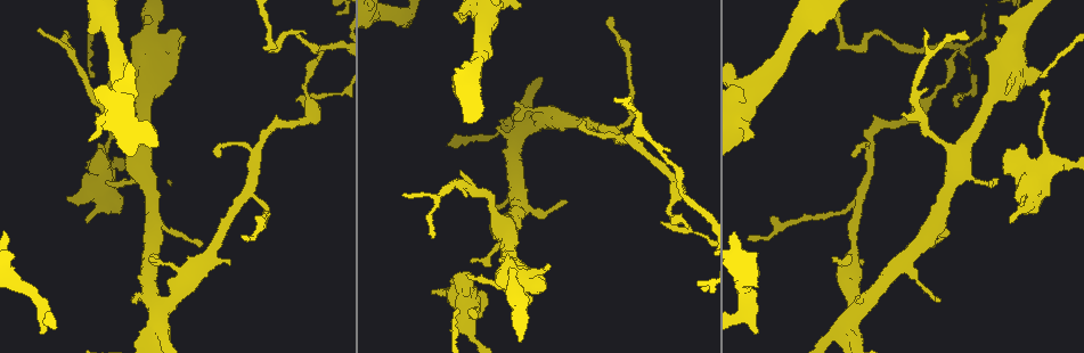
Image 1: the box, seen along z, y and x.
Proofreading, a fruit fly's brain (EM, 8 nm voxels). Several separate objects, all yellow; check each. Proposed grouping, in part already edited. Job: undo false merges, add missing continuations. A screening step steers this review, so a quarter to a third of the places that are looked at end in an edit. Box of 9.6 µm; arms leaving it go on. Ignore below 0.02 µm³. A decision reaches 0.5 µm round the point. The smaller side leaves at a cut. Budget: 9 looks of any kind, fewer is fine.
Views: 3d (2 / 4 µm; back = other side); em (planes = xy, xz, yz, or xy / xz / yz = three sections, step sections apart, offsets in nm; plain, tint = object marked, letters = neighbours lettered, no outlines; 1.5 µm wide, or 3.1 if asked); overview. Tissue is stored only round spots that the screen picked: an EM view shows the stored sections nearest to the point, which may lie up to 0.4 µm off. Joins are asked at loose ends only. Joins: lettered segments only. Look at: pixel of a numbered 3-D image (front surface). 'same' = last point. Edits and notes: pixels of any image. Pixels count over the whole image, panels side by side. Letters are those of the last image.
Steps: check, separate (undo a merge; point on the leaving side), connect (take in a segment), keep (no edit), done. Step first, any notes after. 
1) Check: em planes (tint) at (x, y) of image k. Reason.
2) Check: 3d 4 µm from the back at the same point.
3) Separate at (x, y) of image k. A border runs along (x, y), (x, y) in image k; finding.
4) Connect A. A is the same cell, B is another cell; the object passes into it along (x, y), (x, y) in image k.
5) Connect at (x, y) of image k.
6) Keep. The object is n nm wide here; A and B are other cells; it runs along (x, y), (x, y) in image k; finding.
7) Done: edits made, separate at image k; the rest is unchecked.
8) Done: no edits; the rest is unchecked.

Check: em planes (plain) at (967, 37) of image 1. Branch stops here.

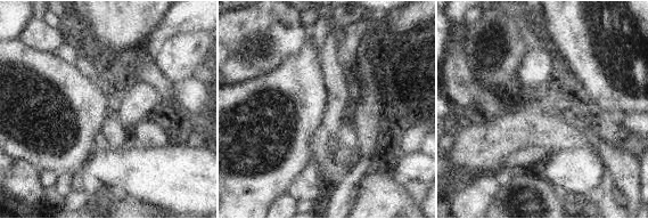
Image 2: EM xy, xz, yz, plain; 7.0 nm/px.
Check: em planes (letters) at the same point.

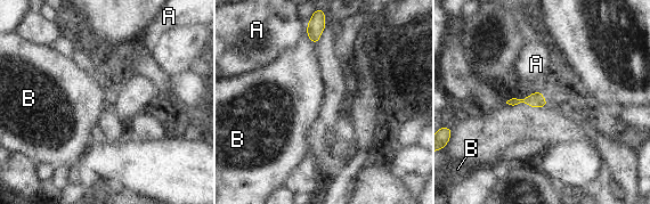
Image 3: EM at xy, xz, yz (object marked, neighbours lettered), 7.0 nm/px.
Keep. The object is 110 nm wide here; A and B are other cells; none of them fits.

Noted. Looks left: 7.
Check: 3d 4 µm at (1048, 91) of image 1. Tapers out.

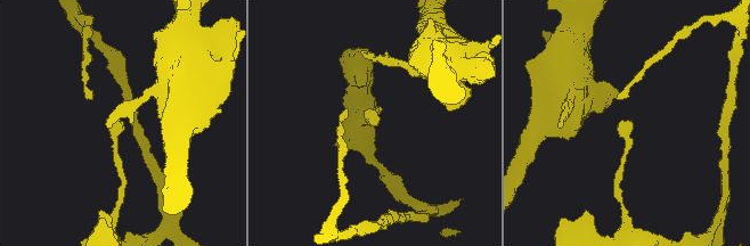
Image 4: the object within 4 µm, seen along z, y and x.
Check: em xy step 8 (letters) at (379, 119) of image 4.

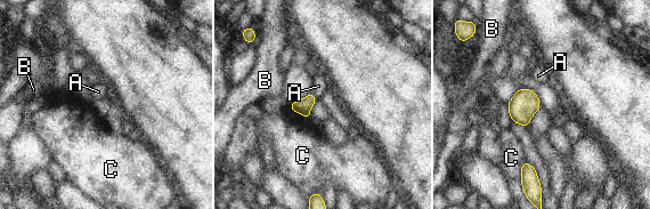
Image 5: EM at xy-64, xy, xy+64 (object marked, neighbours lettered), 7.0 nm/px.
Keep. A, B and C are other cells; a border runs along (518, 90), (508, 104) in image 5; none of them fits.

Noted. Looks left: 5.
Check: 3d 4 µm at (512, 268) of image 1. Free end.

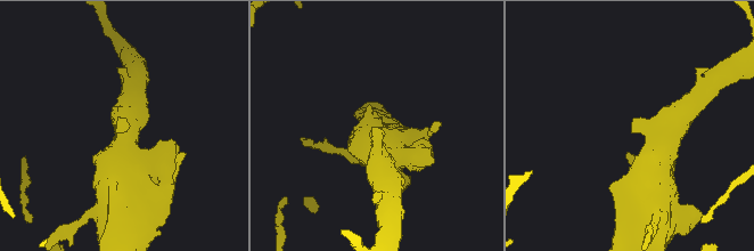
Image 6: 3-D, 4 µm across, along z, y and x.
Check: em xy step 8 (letters) at (636, 120) of image 6.

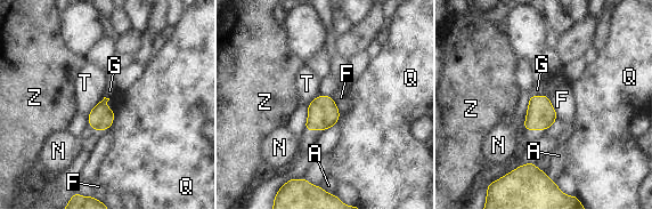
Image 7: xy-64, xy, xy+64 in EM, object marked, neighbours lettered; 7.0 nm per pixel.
Keep. A, F, G, N, Q, T and Z are other cells; a border runs along (531, 94), (546, 96) in image 7; no lettered segment goes on from it.

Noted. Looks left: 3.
Check: 3d 2 µm at (861, 263) of image 1. Thick end.

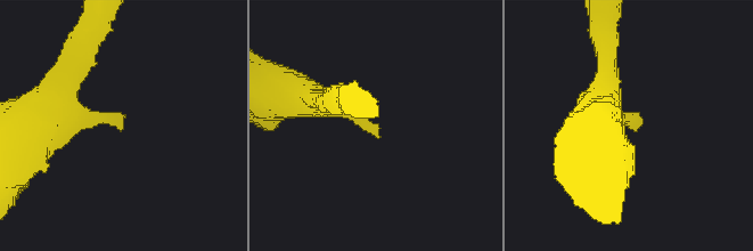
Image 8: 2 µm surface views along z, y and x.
Check: em planes (letters) at (120, 125) of image 8.

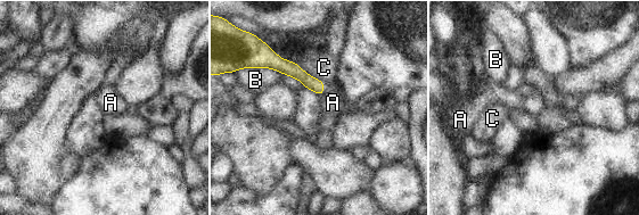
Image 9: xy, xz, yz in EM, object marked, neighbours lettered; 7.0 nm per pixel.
Keep. The longest contact is with B, 300 nm; A, B and C are other cells; it runs along (256, 61), (291, 68), (320, 91) in image 9; none of them fits.

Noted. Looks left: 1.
Done: no edits; the rest is unchecked.

